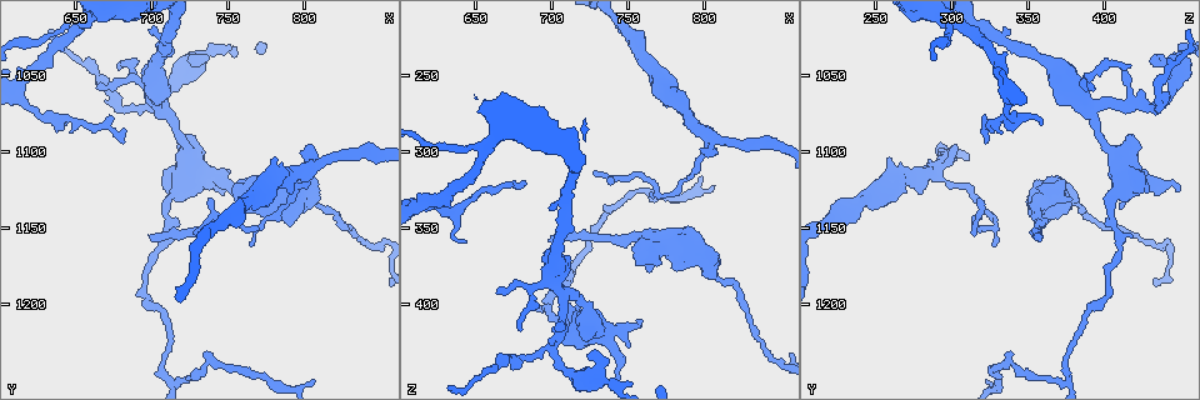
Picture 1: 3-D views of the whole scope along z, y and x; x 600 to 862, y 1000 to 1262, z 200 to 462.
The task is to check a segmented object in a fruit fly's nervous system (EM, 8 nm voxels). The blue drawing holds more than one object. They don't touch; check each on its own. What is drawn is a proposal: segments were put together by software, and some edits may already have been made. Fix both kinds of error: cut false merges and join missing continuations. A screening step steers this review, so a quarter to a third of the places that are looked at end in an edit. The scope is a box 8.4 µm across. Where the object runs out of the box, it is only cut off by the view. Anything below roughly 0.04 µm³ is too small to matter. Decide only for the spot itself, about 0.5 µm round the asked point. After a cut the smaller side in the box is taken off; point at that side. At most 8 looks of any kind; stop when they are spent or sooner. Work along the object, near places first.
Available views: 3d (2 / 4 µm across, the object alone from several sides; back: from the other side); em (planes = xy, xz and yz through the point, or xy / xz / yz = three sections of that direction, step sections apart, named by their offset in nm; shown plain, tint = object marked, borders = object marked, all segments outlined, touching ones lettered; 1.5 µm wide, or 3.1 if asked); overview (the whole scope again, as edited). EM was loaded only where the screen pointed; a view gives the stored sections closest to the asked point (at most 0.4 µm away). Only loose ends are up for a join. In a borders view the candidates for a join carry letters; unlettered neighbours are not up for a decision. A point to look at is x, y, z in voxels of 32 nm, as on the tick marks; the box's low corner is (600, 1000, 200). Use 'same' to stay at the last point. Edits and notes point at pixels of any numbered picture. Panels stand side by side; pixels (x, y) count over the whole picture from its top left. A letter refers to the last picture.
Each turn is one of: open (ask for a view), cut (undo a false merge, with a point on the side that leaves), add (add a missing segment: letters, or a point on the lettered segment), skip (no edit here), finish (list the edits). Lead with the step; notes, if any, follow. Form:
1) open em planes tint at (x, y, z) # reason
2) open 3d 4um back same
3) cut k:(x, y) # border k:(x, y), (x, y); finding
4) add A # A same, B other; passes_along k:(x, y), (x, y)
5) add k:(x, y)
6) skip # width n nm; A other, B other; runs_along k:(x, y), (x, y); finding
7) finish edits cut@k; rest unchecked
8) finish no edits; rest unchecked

open 3d 4um back at (700, 1070, 428) # three-way junction

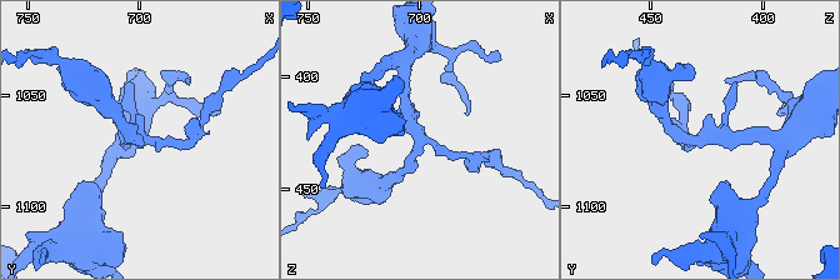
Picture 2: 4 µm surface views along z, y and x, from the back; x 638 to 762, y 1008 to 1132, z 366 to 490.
open em planes borders at (700, 1069, 426)

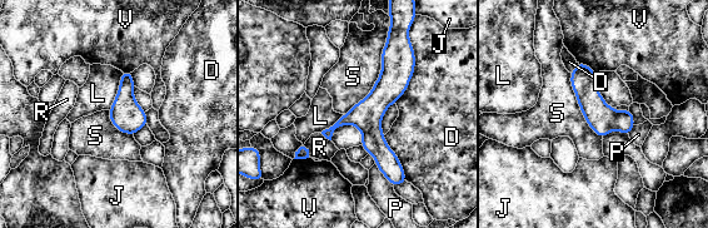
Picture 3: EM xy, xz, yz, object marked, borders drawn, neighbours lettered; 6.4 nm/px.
skip # width 190 nm; D other, J other, L other, P other, R other, S other, V other; one neuron here

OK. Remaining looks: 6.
open em planes tint at (782, 1104, 258)

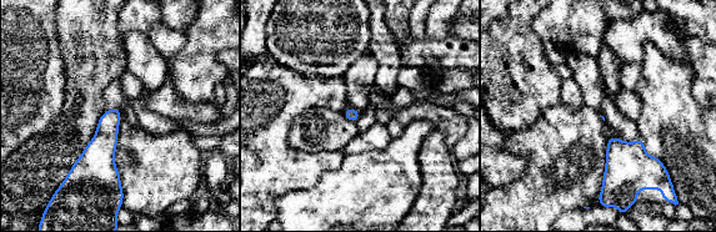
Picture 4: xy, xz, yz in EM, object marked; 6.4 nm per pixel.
open em planes borders same # see the neighbours

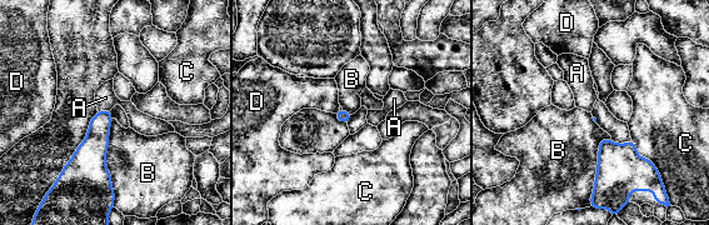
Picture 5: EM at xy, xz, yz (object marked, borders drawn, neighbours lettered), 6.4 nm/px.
skip # longest_contact B 550 nm; A other, B other, C other, D other; no lettered segment goes on from it

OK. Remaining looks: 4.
open 3d 4um back at (700, 1158, 356) # branch stops here

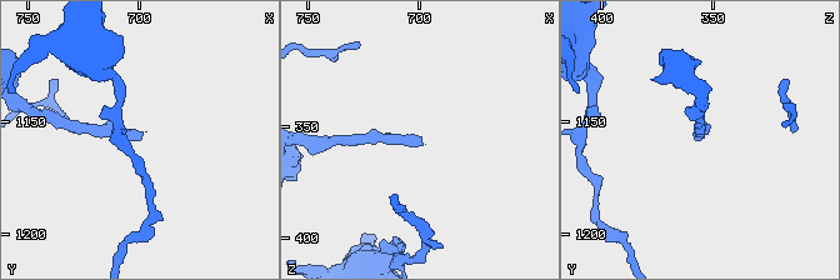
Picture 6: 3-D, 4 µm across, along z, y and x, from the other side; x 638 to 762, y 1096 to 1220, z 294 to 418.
open em planes plain at (701, 1157, 357) # now the EM

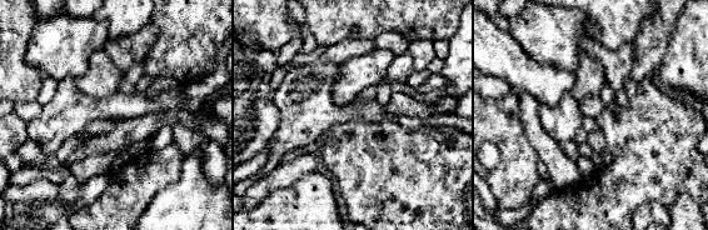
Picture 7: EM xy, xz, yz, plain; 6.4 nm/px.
open em planes borders same # see the neighbours

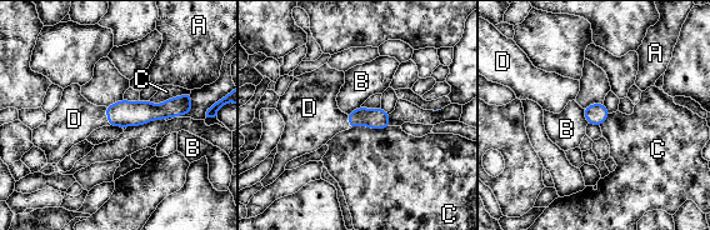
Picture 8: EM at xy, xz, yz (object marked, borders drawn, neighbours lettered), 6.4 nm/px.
add D # A other, B other, C other, D same; passes_along 8:(124, 113), (106, 115), (74, 119); it goes on there

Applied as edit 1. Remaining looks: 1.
finish edits add@8; rest unchecked

